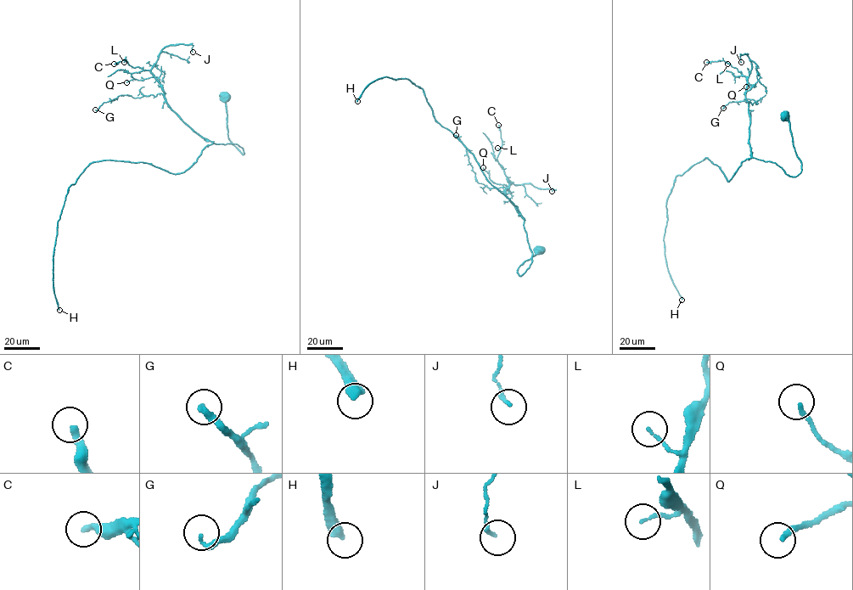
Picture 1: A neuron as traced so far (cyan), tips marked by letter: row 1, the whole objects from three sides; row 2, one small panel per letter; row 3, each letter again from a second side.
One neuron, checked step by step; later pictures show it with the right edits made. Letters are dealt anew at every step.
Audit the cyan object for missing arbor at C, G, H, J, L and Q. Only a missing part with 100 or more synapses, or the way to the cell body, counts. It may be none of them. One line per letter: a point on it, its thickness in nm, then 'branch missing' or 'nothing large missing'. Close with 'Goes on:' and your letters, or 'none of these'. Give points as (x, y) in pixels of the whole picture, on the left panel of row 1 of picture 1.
C: (114, 64) | 240 nm | nothing large missing
G: (95, 109) | 170 nm | nothing large missing
H: (59, 310) | 440 nm | branch missing
J: (193, 52) | 140 nm | nothing large missing
L: (124, 62) | 120 nm | nothing large missing
Q: (126, 82) | 200 nm | nothing large missing
Goes on: H

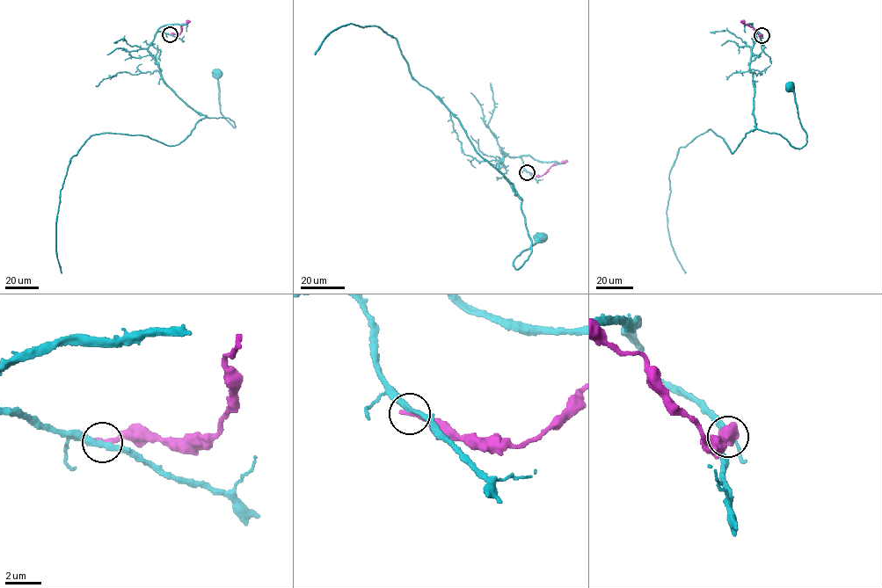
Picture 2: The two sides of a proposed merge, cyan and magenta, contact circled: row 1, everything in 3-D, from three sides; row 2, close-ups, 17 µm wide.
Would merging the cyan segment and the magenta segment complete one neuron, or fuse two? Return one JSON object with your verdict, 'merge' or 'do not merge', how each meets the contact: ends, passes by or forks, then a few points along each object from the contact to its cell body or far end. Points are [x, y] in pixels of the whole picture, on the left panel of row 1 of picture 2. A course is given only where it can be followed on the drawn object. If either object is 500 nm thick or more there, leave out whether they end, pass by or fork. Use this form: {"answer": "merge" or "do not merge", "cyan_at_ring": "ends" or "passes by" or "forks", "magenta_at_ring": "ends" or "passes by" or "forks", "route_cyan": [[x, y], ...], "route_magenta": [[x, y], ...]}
{"answer": "do not merge", "cyan_at_ring": "passes by", "magenta_at_ring": "ends", "route_cyan": [[169, 34], [157, 32], [149, 47], [164, 83], [194, 110], [228, 118], [235, 127], [222, 114], [217, 72]], "route_magenta": [[169, 34], [179, 34], [182, 25], [190, 21]]}

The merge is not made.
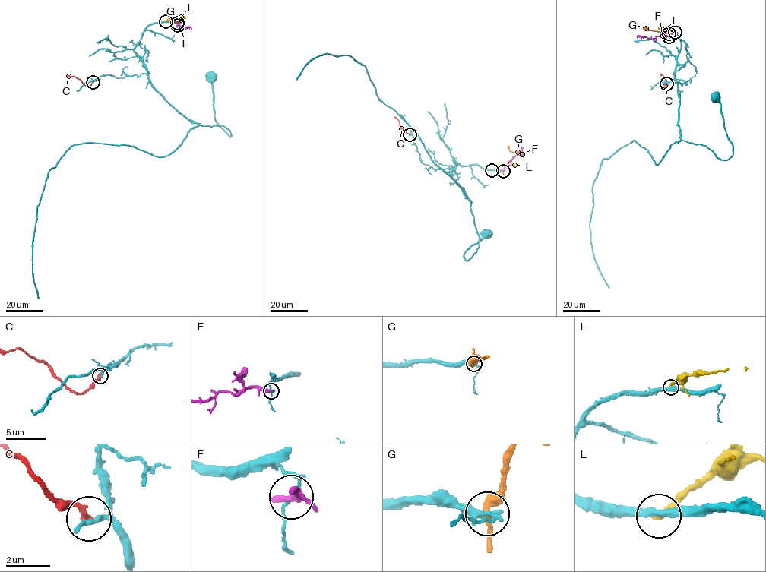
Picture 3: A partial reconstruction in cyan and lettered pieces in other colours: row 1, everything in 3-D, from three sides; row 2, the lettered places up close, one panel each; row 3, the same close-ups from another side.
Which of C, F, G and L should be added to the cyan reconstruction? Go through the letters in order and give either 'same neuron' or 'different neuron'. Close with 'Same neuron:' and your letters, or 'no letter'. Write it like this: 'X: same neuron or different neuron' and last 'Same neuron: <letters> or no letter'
C: different neuron
F: different neuron
G: different neuron
L: different neuron
Same neuron: no letter

